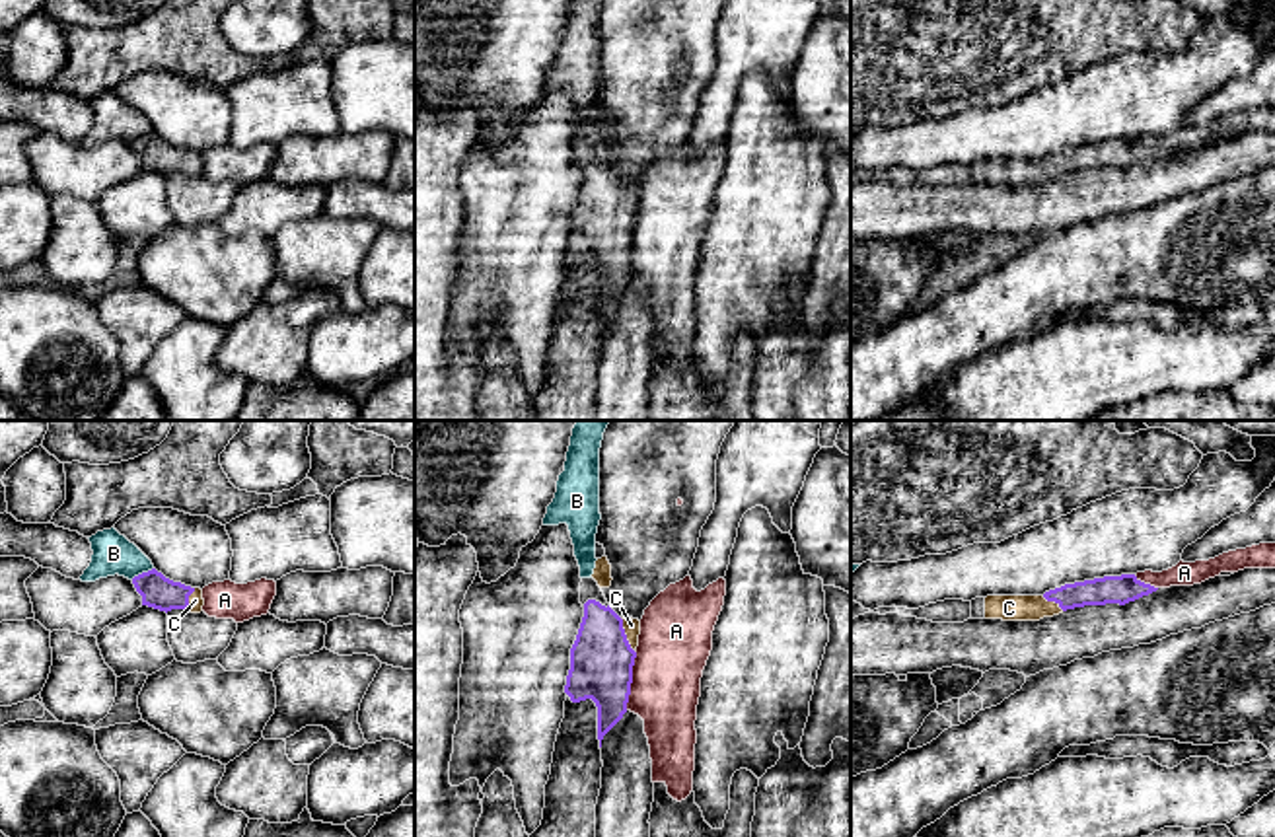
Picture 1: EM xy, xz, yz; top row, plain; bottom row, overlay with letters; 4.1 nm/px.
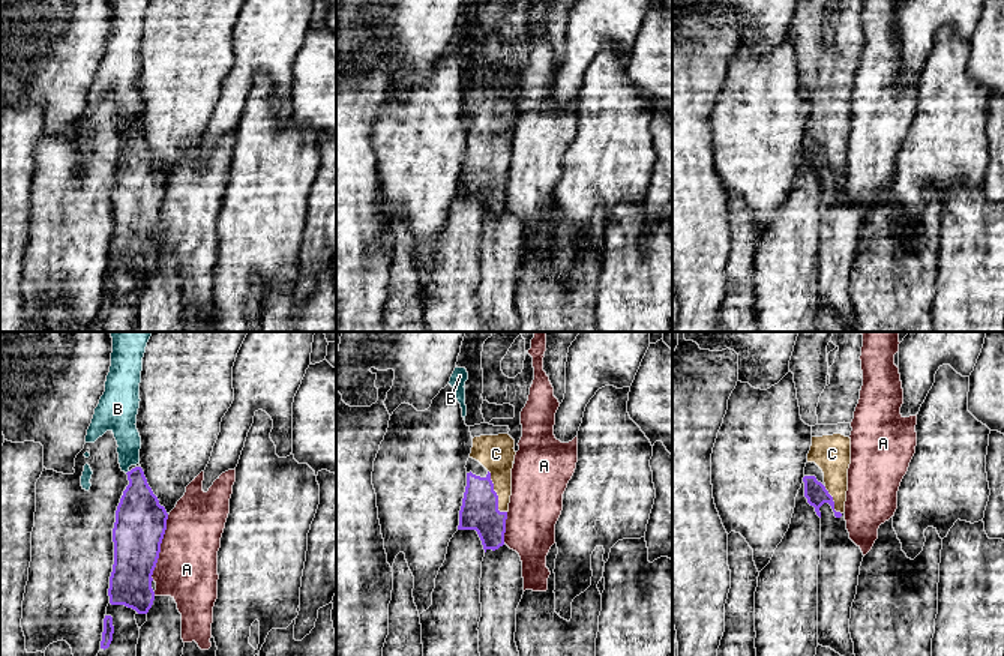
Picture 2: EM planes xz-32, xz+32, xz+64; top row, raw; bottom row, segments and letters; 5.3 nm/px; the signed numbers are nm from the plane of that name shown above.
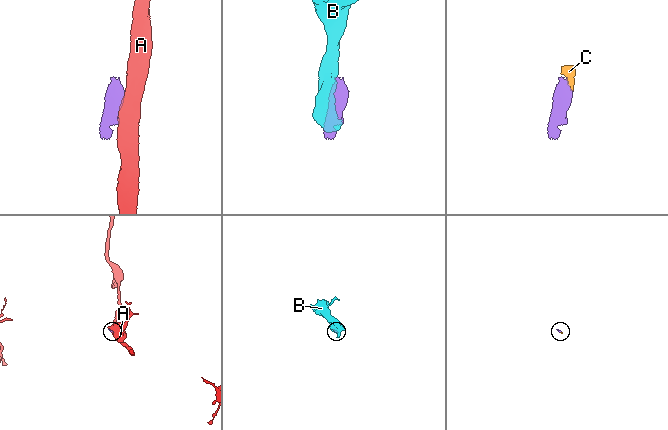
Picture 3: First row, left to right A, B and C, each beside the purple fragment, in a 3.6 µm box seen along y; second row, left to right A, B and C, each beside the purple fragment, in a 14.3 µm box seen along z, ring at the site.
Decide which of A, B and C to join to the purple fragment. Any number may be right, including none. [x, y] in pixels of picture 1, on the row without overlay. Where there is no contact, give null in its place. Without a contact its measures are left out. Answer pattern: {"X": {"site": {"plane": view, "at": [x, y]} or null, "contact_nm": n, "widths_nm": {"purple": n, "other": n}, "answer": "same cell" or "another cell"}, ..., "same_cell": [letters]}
{"A": {"site": {"plane": "xz", "at": [631, 244]}, "contact_nm": 260, "widths_nm": {"purple": 260, "other": 300}, "answer": "another cell"}, "B": {"site": {"plane": "xy", "at": [143, 137]}, "contact_nm": 110, "widths_nm": {"purple": 140, "other": 170}, "answer": "another cell"}, "C": {"site": {"plane": "xz", "at": [625, 199]}, "contact_nm": 160, "widths_nm": {"purple": 260, "other": 70}, "answer": "same cell"}, "same_cell": ["C"]}

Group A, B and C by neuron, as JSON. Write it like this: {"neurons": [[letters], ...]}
{"neurons": [["A"], ["B"], ["C"]]}

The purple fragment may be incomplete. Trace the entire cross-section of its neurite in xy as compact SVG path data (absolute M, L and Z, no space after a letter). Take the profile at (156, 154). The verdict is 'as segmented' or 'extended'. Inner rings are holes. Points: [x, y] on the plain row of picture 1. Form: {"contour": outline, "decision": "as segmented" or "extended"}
{"contour": "M156 132L134 140L132 148L142 160L142 169L165 177L171 173L187 173L191 177L202 175L204 164L200 152L191 152L181 146L173 146Z", "decision": "extended"}

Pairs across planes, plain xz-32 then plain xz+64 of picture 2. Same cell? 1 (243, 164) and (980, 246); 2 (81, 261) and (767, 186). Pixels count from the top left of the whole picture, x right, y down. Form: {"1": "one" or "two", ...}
{"1": "two", "2": "one"}

